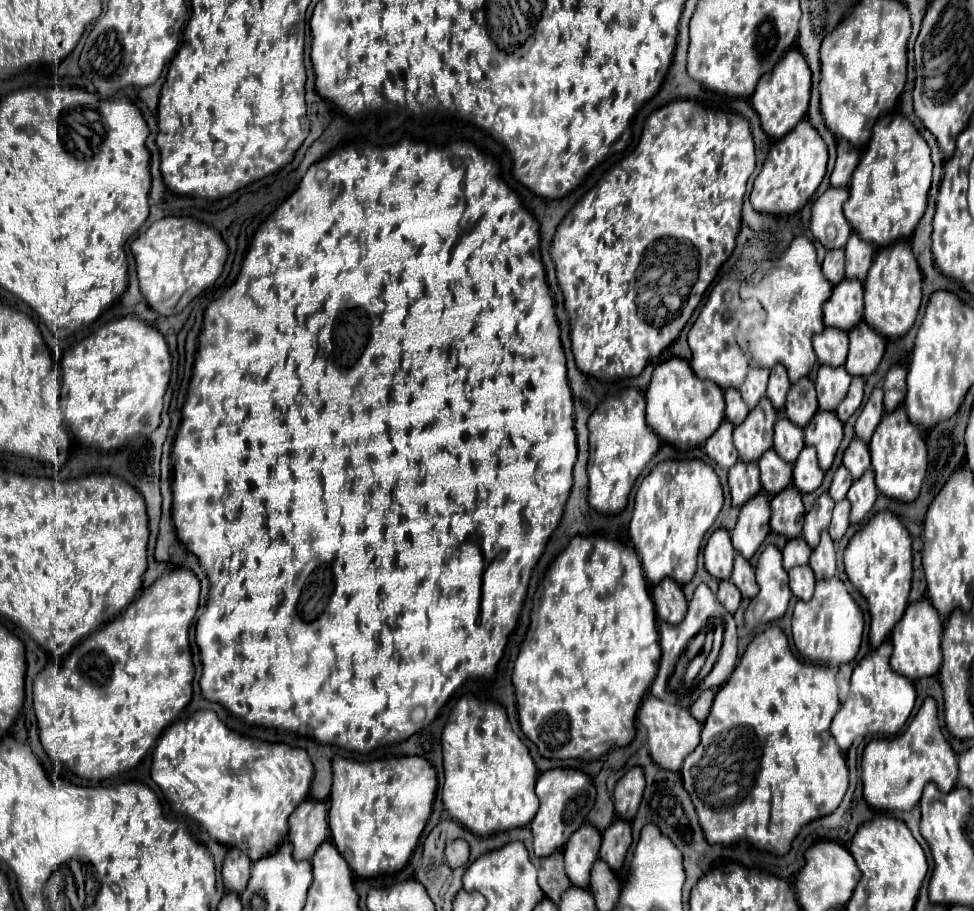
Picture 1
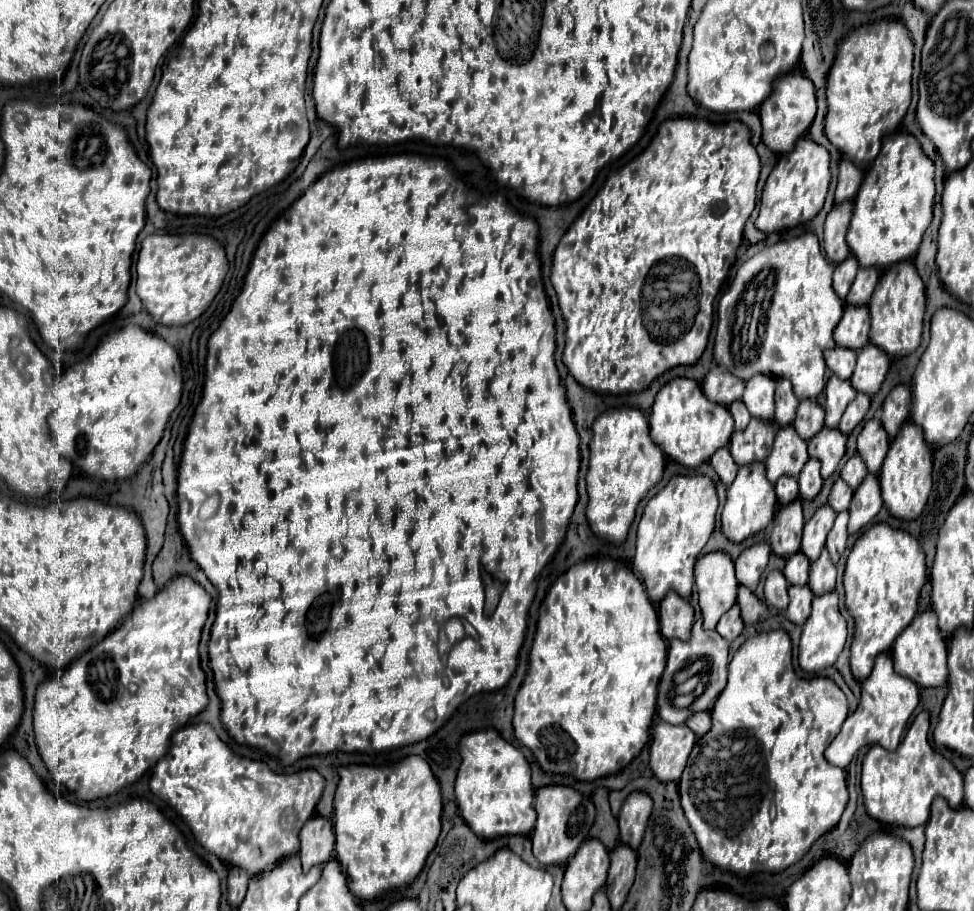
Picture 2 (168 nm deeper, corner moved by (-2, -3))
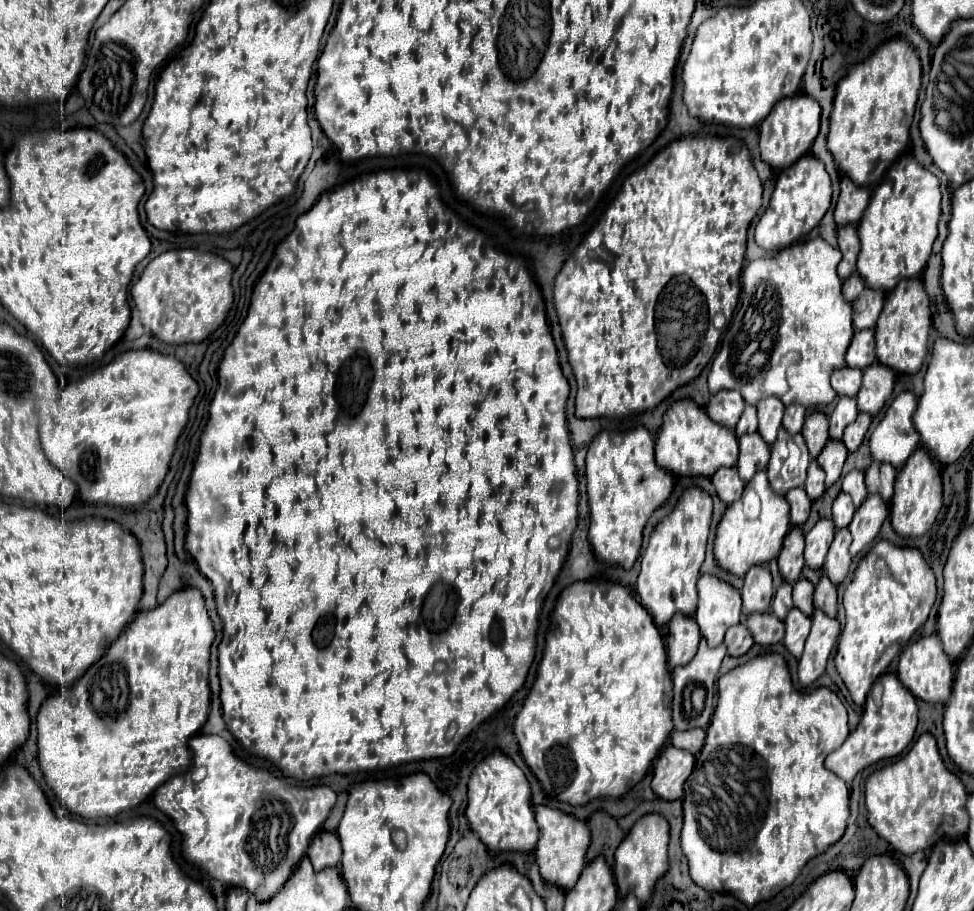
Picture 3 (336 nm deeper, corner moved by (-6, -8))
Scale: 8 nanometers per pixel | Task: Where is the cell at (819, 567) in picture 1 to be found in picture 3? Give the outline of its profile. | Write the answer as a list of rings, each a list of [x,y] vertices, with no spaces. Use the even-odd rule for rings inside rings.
[[[822,574],[816,590],[814,590],[814,608],[822,608],[830,618],[836,616],[836,604],[838,604],[838,592],[836,584]]]

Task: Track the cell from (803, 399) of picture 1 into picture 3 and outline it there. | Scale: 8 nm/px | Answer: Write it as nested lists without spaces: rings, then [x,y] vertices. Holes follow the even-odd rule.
[[[810,412],[806,416],[804,428],[802,428],[802,436],[806,440],[810,456],[816,458],[820,454],[820,450],[828,442],[828,418],[826,418],[826,414],[822,414],[822,412]]]

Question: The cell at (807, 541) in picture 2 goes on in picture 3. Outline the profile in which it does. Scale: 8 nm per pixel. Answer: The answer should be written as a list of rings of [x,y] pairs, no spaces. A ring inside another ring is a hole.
[[[822,518],[816,522],[816,526],[806,534],[806,548],[804,548],[804,560],[808,568],[822,568],[828,548],[834,538],[834,522],[828,518]]]

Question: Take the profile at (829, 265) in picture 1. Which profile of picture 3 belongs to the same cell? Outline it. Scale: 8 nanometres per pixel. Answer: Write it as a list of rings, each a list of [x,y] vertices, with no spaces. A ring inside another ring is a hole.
[[[854,272],[848,280],[844,280],[844,284],[842,284],[842,294],[844,294],[844,298],[846,298],[848,302],[852,302],[852,300],[858,296],[858,292],[862,292],[862,288],[864,288],[864,280],[858,276],[858,272]]]

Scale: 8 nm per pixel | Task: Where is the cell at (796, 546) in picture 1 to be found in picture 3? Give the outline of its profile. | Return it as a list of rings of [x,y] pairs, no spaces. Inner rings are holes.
[[[800,576],[800,578],[792,584],[792,588],[794,588],[794,606],[798,606],[798,608],[800,608],[802,612],[806,612],[806,614],[812,614],[812,610],[814,610],[814,606],[812,606],[814,584],[812,584],[808,578]]]

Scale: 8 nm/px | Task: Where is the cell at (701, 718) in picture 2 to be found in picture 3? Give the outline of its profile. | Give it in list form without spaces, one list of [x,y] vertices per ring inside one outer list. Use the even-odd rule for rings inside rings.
[[[692,728],[686,732],[672,732],[672,744],[678,748],[686,748],[692,754],[698,754],[702,744],[706,740],[706,730],[704,728]]]

